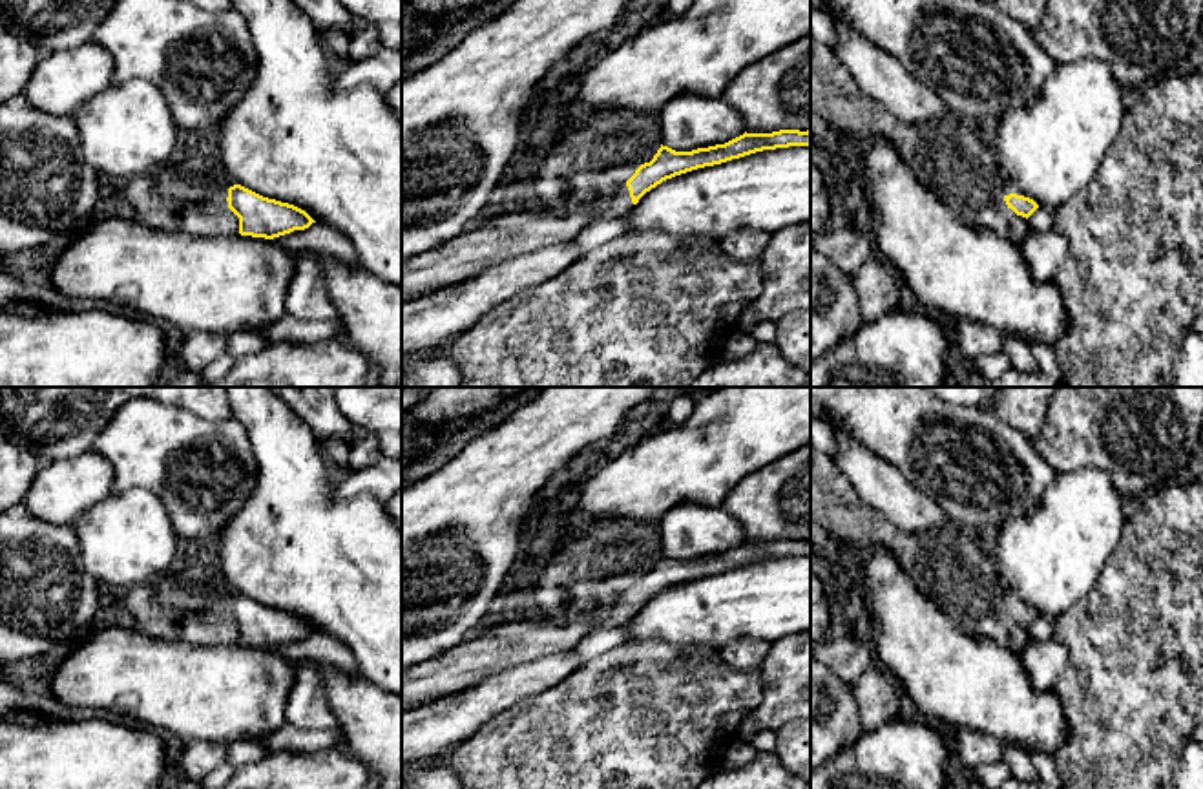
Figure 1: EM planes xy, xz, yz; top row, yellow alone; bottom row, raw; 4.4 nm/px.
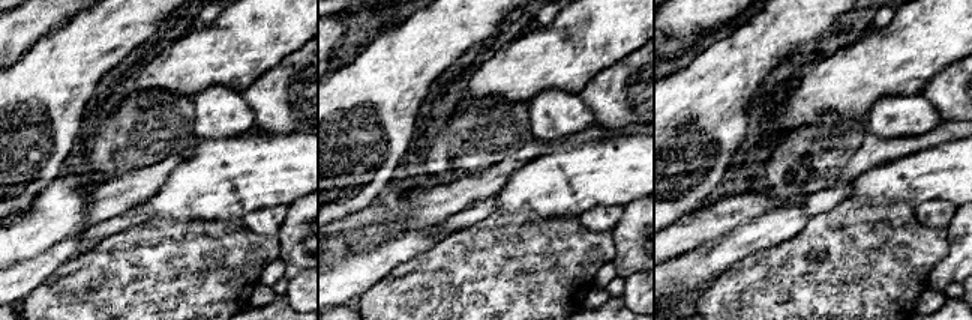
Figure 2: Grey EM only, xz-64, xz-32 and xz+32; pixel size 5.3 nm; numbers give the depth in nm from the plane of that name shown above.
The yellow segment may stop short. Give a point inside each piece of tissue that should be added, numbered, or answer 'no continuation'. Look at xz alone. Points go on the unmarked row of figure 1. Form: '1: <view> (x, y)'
1: xz (512, 641)

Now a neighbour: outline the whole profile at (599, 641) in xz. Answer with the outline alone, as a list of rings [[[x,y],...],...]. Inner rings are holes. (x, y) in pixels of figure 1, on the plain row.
[[[630,621],[595,628],[575,647],[575,659],[584,665],[622,645],[628,639],[628,625]]]

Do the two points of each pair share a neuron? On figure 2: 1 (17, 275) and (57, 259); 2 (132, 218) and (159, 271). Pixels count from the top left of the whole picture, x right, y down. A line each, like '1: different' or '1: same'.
1: same
2: different

